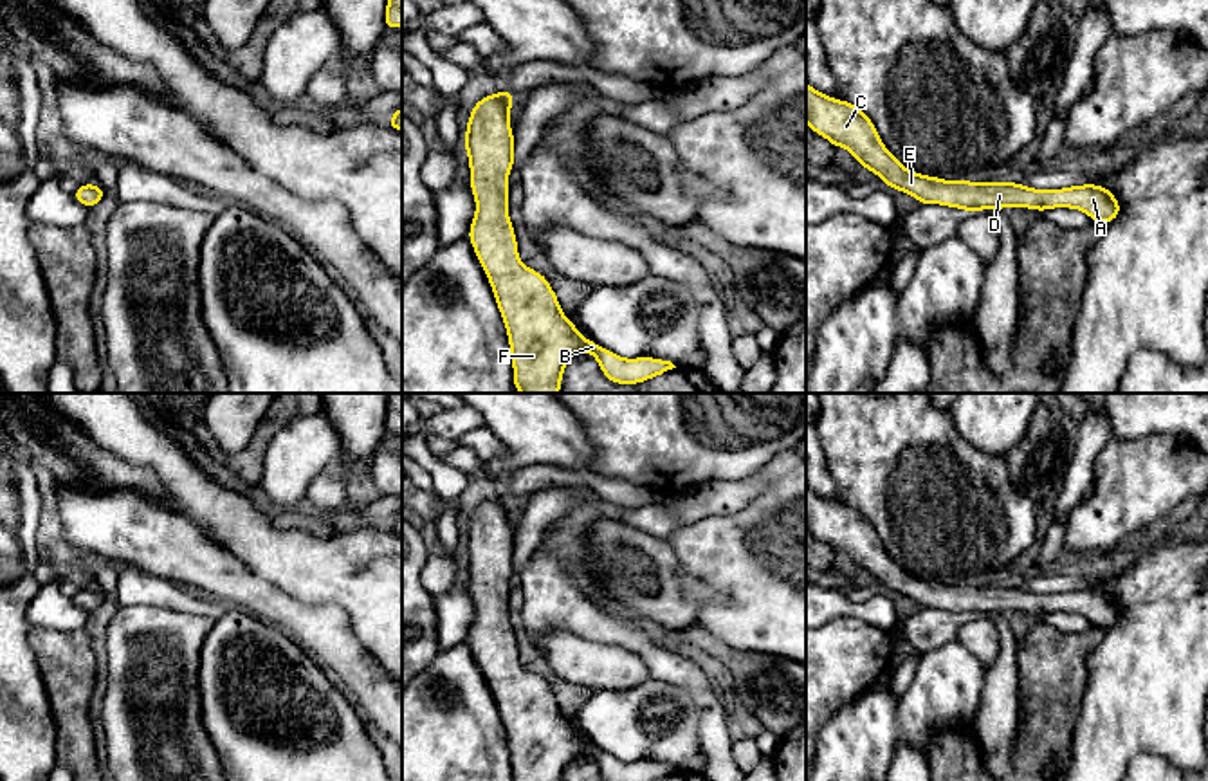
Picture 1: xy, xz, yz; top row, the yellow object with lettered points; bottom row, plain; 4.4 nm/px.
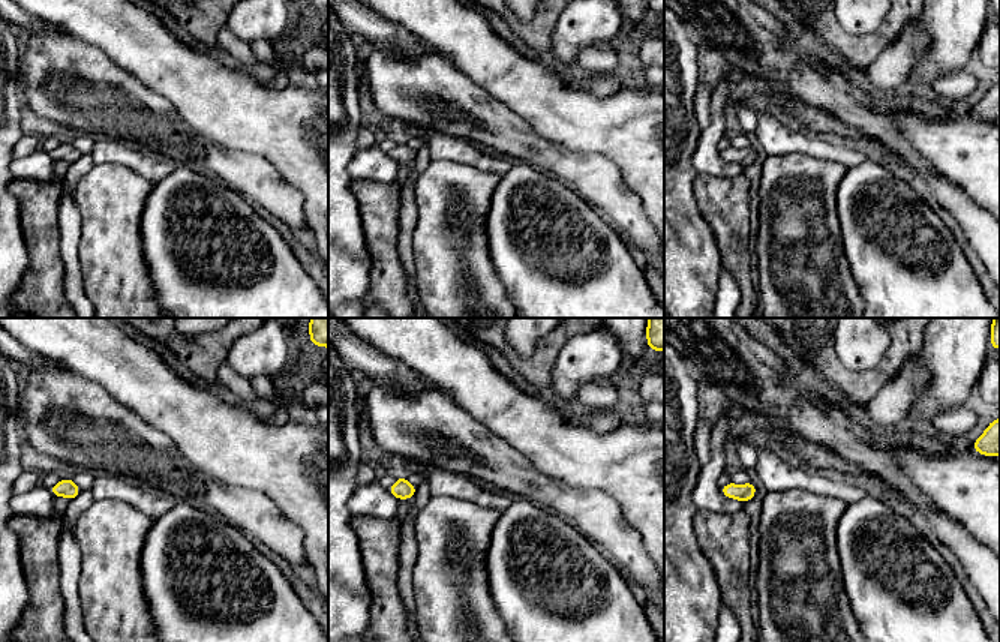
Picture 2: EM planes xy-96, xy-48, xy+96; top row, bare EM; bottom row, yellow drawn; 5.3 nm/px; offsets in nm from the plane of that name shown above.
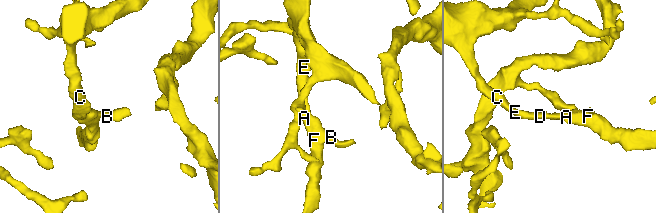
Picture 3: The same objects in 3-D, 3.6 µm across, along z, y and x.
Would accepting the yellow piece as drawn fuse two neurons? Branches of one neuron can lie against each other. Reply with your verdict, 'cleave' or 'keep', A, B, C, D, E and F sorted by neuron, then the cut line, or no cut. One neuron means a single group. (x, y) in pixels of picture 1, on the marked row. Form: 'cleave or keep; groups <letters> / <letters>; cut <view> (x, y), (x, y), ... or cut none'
keep; groups A B C D E F; cut none

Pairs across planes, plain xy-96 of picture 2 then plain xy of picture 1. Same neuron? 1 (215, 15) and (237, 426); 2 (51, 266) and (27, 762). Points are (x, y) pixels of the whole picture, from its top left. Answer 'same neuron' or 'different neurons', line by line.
1: different neurons
2: different neurons

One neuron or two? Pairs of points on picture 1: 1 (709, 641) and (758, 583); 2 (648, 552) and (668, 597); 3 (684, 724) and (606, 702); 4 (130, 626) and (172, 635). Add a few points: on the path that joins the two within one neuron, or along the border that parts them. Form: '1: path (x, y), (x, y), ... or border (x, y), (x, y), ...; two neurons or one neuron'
1: border (698, 624), (729, 646), (752, 652); two neurons
2: path (648, 563), (648, 578), (657, 587); one neuron
3: path (664, 724), (626, 722); one neuron
4: path (141, 635), (161, 635); one neuron

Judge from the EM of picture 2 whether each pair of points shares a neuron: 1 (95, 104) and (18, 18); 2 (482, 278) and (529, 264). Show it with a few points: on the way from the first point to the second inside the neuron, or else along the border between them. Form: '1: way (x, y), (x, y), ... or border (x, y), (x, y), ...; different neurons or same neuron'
1: border (54, 27), (30, 35); different neurons
2: border (486, 240), (494, 270), (511, 302); different neurons

